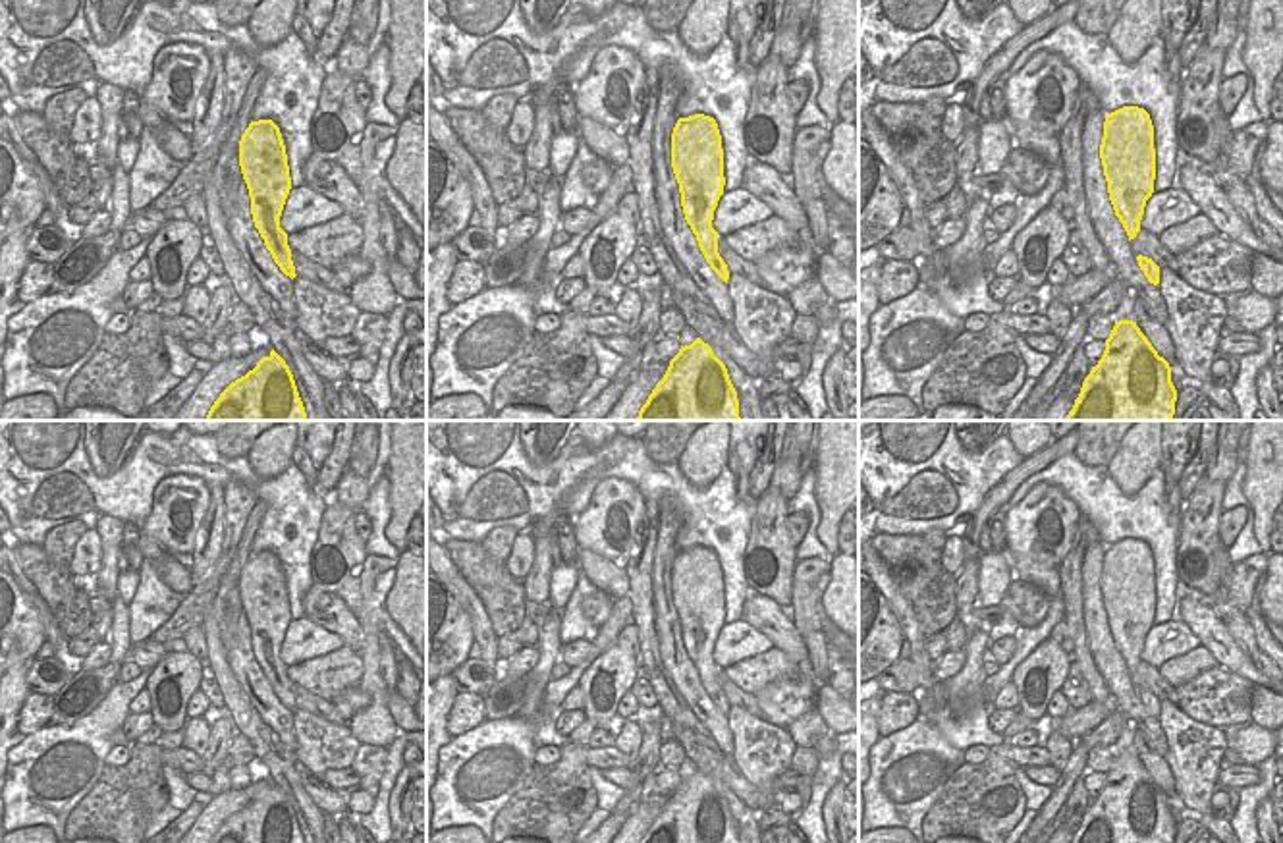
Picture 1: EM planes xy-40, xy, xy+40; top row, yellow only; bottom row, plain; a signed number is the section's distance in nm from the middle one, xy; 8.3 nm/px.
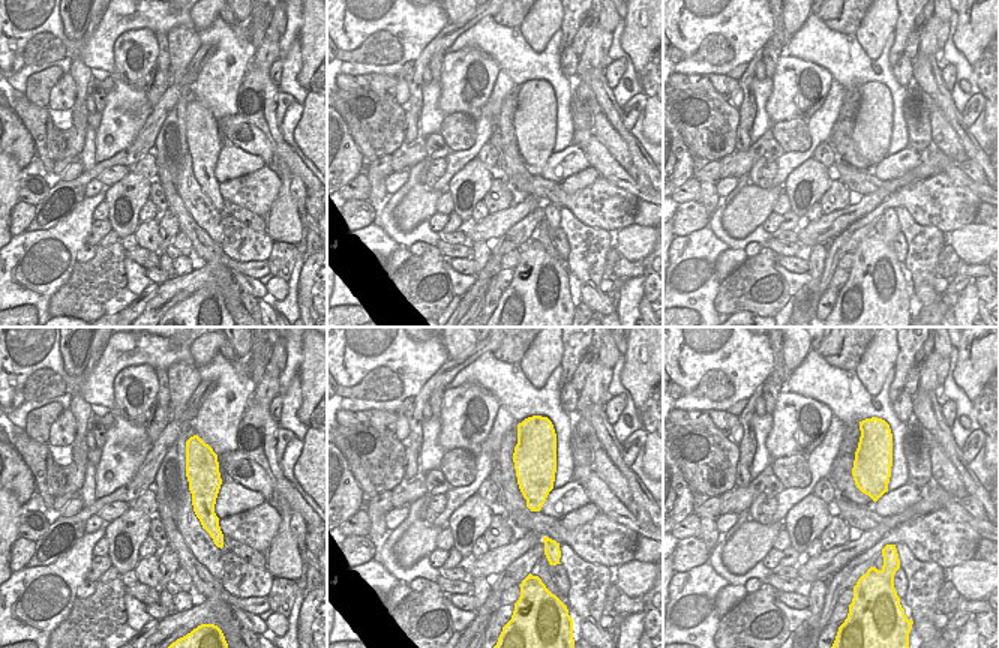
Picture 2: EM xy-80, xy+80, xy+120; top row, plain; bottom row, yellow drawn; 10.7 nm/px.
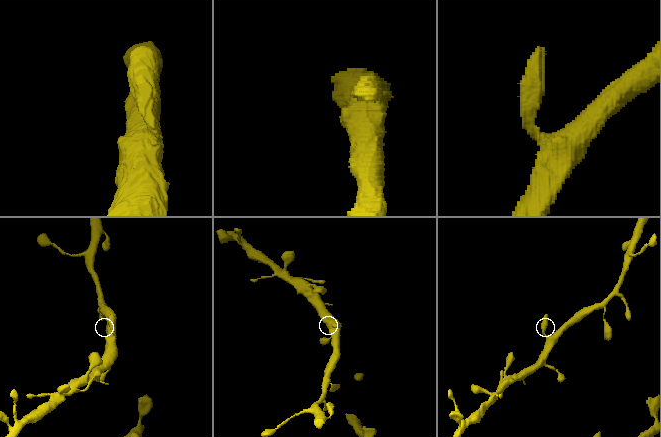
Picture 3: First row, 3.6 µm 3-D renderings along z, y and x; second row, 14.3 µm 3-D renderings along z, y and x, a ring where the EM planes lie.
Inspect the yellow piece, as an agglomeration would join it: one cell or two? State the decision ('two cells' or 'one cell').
one cell

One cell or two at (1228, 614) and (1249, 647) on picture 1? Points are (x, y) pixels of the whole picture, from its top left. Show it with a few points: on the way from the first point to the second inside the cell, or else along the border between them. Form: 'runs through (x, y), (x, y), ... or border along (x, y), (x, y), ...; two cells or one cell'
runs through (1235, 622), (1245, 639); one cell

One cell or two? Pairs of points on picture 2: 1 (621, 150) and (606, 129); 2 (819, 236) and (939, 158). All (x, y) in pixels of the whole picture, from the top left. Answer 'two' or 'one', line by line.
1: one
2: one

